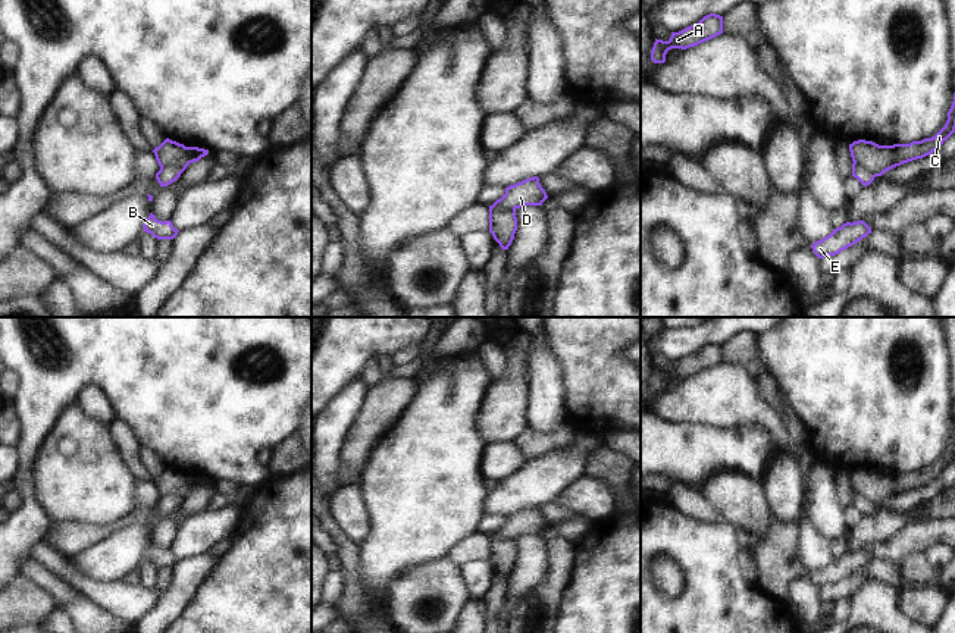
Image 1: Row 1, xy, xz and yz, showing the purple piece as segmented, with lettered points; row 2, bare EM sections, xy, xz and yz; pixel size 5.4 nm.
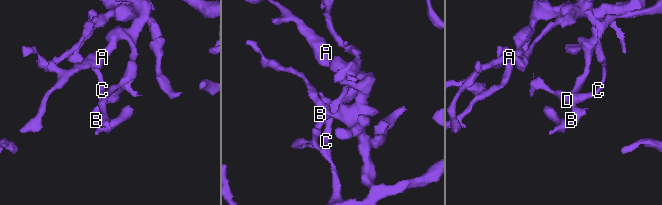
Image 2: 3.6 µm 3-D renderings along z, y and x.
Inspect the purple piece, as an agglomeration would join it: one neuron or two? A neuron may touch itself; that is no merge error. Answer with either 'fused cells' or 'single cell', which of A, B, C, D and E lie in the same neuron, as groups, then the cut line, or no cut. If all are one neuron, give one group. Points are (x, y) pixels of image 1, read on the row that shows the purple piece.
fused cells; groups A C / B D E; cut xy (188, 147), (188, 162), (185, 165), (160, 168)

